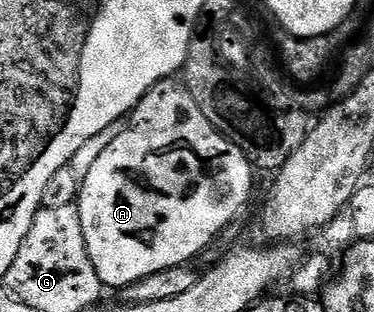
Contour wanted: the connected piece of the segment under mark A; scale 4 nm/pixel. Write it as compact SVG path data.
M169 78L155 84L132 109L130 119L121 127L118 138L114 138L114 142L110 142L110 146L106 146L106 150L102 150L98 162L94 162L94 166L90 166L88 173L82 177L78 197L82 234L86 238L86 250L90 254L90 262L94 262L94 270L98 274L101 285L105 289L119 290L150 274L158 274L158 270L166 270L175 264L188 264L195 261L196 255L214 237L218 236L224 227L233 223L239 217L236 215L247 206L248 199L252 196L252 172L254 173L254 166L246 158L246 154L242 154L242 150L238 150L238 146L234 146L234 142L225 138L212 125L210 118L206 118L206 114L202 114L202 110L198 110L198 102L194 102L194 98L188 93L188 89L184 87L183 83Z

